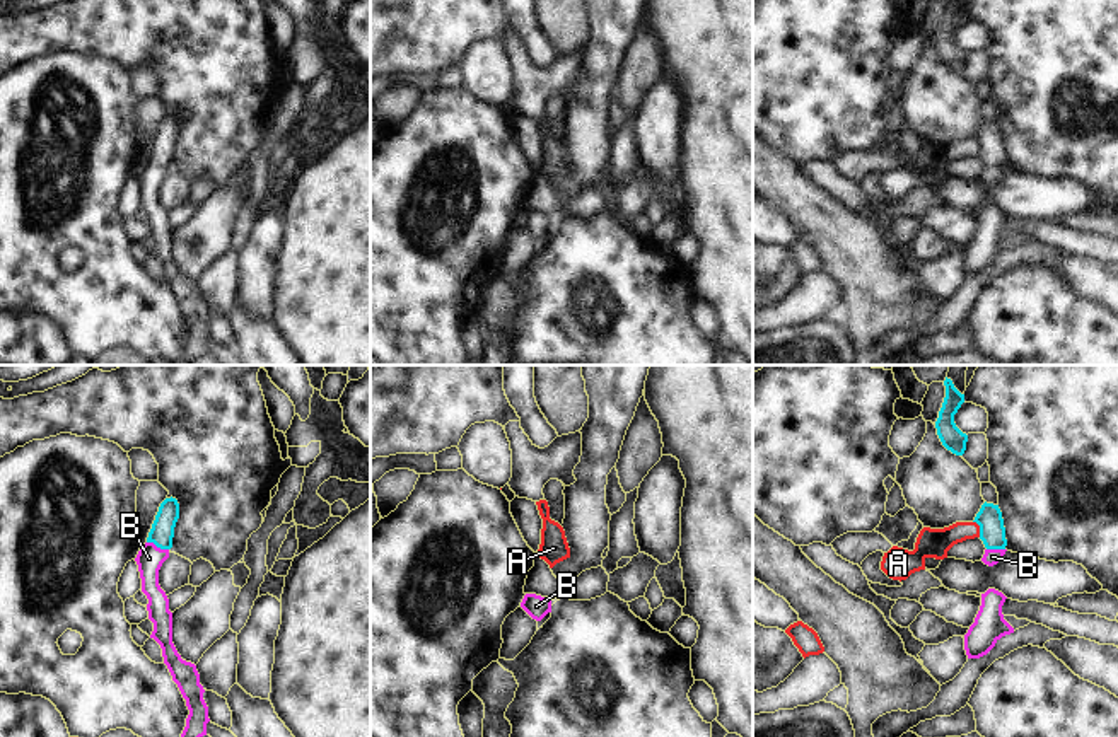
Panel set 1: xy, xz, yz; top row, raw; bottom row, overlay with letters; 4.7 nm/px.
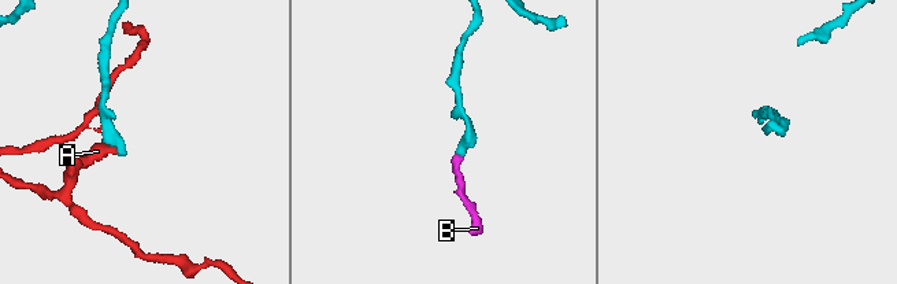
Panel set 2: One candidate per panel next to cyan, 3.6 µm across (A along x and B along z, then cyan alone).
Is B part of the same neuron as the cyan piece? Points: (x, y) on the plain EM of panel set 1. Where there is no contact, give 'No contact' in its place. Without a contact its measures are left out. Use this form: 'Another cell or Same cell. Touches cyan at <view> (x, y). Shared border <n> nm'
Same cell. Touches cyan at xy (157, 164). Shared border 110 nm

